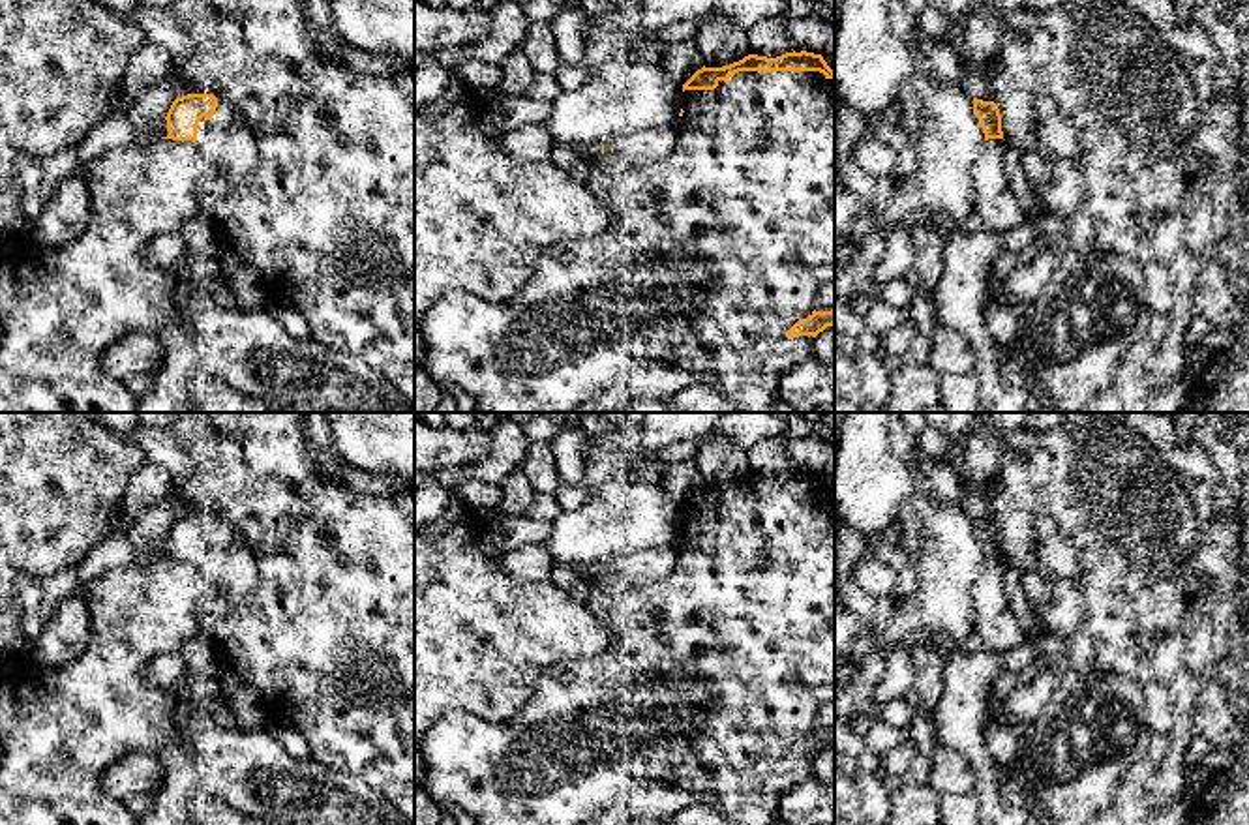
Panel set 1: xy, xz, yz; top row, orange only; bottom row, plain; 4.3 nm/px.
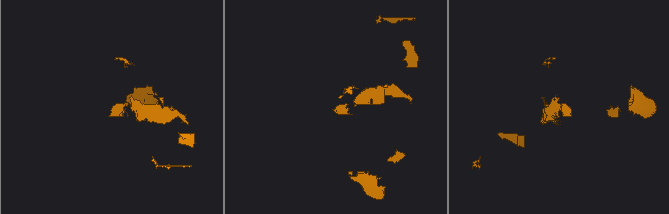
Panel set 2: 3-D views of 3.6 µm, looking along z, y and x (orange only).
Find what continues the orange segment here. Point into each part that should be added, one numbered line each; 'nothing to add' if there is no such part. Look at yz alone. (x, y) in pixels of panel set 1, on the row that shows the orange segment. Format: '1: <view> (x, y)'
nothing to add

